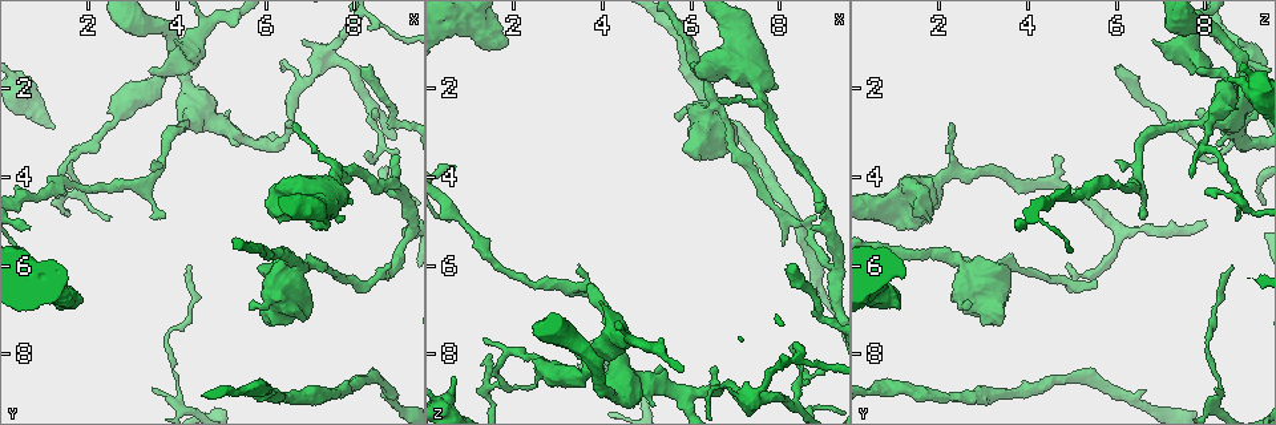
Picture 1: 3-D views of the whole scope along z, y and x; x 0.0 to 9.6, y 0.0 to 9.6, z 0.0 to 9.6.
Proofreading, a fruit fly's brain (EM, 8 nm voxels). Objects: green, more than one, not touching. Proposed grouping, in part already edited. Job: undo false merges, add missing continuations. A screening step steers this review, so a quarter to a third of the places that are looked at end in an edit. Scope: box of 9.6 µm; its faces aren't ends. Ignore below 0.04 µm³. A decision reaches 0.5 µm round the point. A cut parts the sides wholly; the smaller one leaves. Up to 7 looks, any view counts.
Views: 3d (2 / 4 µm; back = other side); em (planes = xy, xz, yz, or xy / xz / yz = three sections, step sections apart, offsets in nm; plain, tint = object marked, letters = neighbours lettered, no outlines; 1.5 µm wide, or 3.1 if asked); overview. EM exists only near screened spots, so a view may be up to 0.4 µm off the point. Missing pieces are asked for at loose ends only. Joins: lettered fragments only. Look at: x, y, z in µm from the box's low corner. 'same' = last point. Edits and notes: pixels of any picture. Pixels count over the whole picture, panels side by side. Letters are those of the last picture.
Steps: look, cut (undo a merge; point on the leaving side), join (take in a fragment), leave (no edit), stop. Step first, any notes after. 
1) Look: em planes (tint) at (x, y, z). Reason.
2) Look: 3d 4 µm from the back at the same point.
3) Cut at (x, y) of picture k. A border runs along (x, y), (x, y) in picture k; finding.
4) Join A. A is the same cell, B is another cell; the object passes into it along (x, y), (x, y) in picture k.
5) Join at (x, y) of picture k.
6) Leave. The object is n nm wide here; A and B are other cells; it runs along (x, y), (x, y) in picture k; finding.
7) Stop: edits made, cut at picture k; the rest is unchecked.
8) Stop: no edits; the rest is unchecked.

Look: 3d 4 µm at (2.60, 4.85, 8.70). Branch stops here.

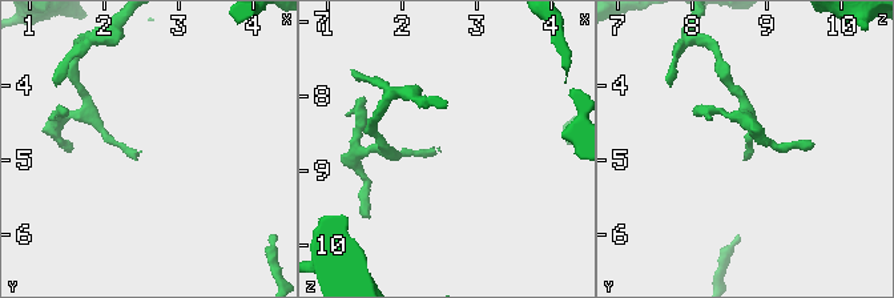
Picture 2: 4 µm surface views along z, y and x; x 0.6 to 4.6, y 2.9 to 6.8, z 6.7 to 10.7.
Look: em xz step 8 (tint) at (2.50, 4.85, 8.70). Shape alone is not enough.

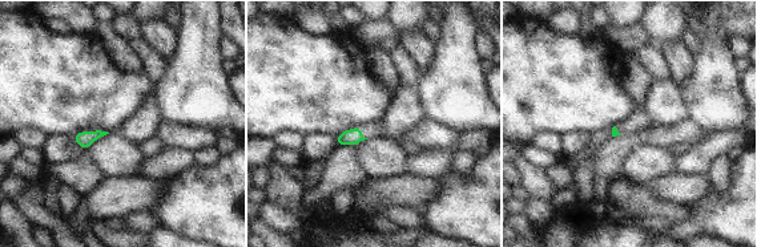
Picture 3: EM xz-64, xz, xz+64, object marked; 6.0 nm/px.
Look: em xz step 8 (letters) at the same point.

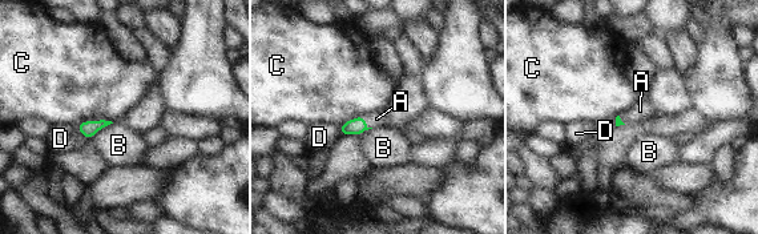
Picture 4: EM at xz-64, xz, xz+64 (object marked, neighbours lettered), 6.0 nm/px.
Join A. A is the same cell, B, C and D are other cells; it goes on there.

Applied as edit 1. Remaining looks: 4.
Look: overview.

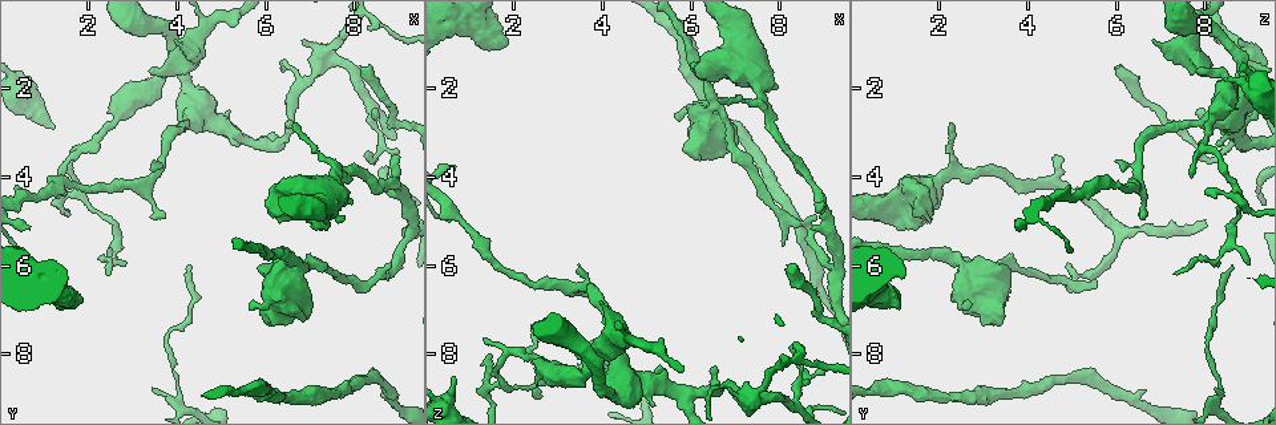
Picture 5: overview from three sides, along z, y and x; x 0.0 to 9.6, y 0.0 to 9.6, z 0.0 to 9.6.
Look: 3d 2 µm at (0.75, 5.15, 3.70). Free end.

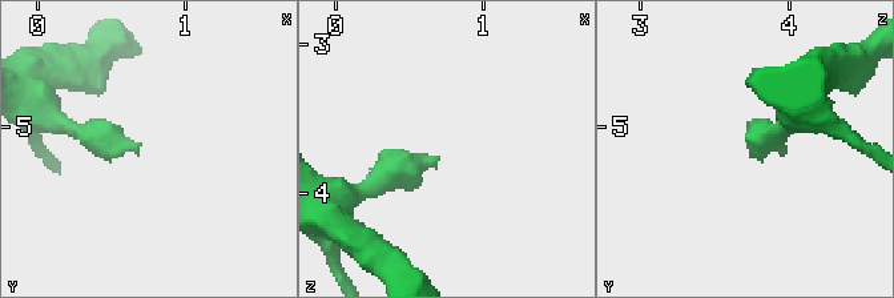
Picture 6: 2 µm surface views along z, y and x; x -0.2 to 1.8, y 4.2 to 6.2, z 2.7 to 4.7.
Look: em planes (letters) at (0.70, 5.16, 3.76).

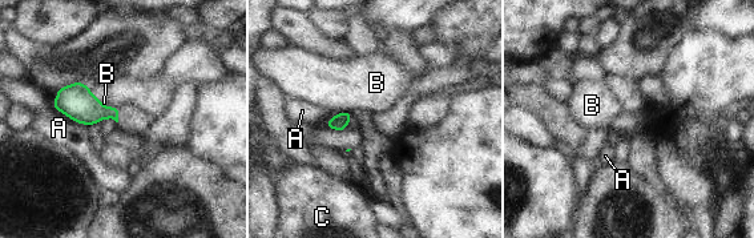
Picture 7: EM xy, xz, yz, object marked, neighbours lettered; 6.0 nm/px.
Leave. A, B and C are other cells; a border runs along (341, 111), (350, 112) in picture 7; none of them fits.

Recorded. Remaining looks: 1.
Stop: edits made, join at picture 4; the rest is unchecked.

